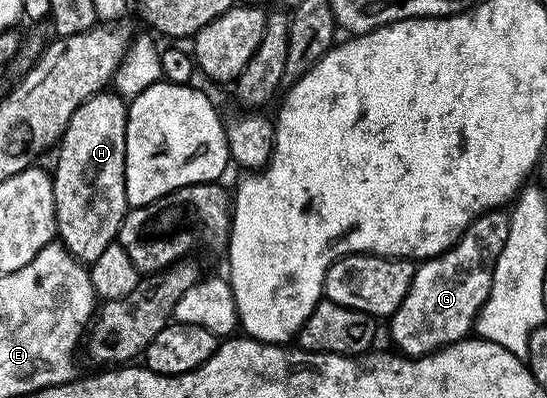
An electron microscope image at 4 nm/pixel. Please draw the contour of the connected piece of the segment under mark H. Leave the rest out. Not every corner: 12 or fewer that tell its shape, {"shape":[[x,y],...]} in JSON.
{"shape":[[85,99],[57,142],[58,240],[92,263],[128,211],[127,106]]}

